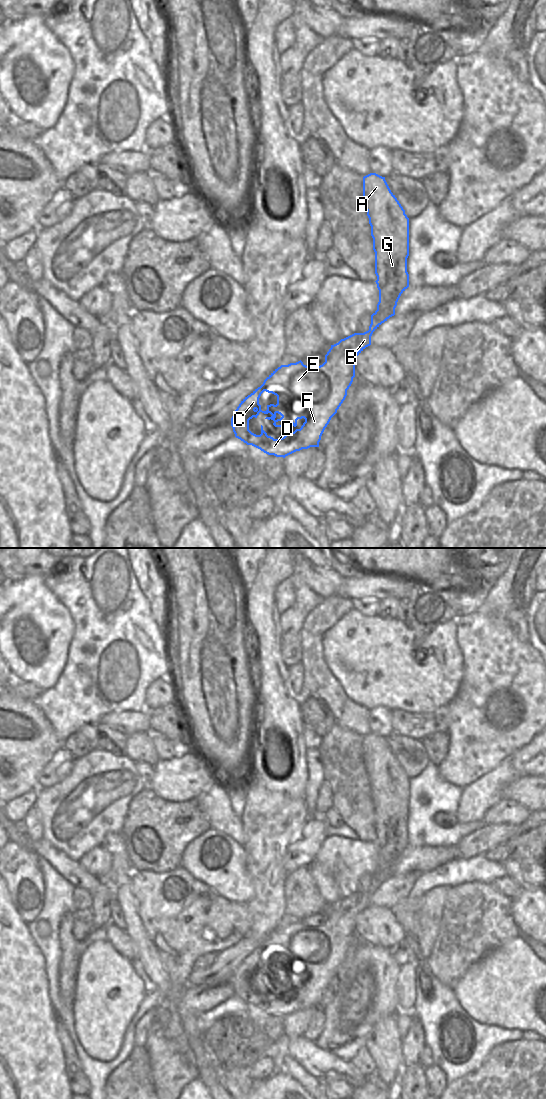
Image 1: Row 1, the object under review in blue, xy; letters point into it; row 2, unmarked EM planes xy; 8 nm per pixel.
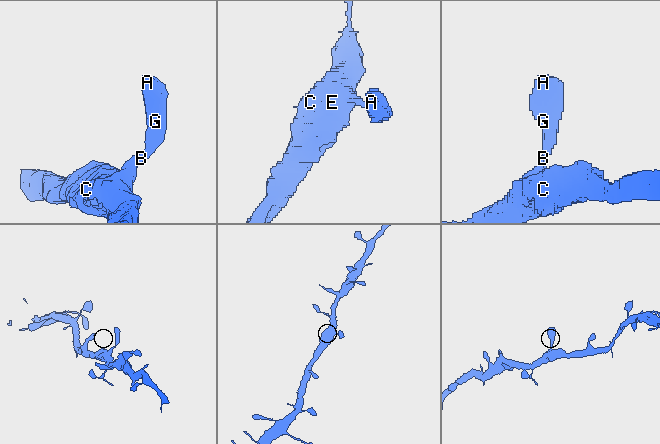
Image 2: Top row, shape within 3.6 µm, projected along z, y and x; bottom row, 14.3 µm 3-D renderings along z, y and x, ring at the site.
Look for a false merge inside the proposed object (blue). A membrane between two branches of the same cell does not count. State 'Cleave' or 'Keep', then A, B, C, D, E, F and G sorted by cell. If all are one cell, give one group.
Keep. Groups: A B C D E F G

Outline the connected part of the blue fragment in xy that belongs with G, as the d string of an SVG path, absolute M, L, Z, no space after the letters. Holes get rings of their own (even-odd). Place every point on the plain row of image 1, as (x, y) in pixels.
M370 733L363 737L363 760L365 762L365 768L367 770L367 776L371 786L373 810L375 812L375 834L377 836L377 840L375 842L379 850L377 870L371 875L369 890L364 893L354 893L344 899L341 899L338 903L331 905L331 908L325 915L325 922L322 925L318 927L308 927L304 925L301 920L296 923L281 925L264 940L260 947L255 949L250 955L241 961L231 978L231 986L235 997L247 1005L252 1005L260 1009L268 1015L285 1018L286 1016L302 1009L319 1007L319 1002L325 988L345 960L347 950L353 942L353 938L355 937L355 920L357 916L366 907L371 905L371 896L373 892L382 883L395 875L397 862L401 854L409 847L409 834L407 832L407 818L409 816L409 778L405 774L405 770L395 755L391 752L385 737L382 737L376 733ZM264 951L277 956L277 964L267 965L266 971L262 971L261 965L259 964L259 958ZM260 972L264 974L270 973L272 976L266 977L265 979L273 980L273 985L275 987L287 988L291 983L294 987L296 987L297 980L302 978L305 979L305 982L300 989L296 989L294 992L290 991L280 999L274 999L273 997L267 995L267 993L263 990L262 985L260 995L256 995L249 990L249 980L253 977L257 978Z

